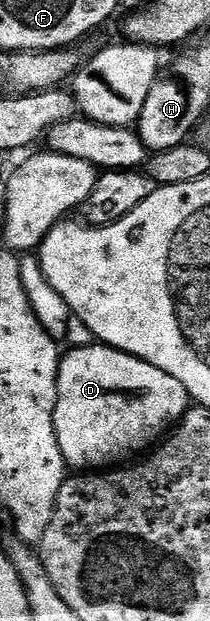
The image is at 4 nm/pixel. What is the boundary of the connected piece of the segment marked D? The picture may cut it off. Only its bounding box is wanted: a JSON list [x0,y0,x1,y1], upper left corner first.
[55,342,188,470]

